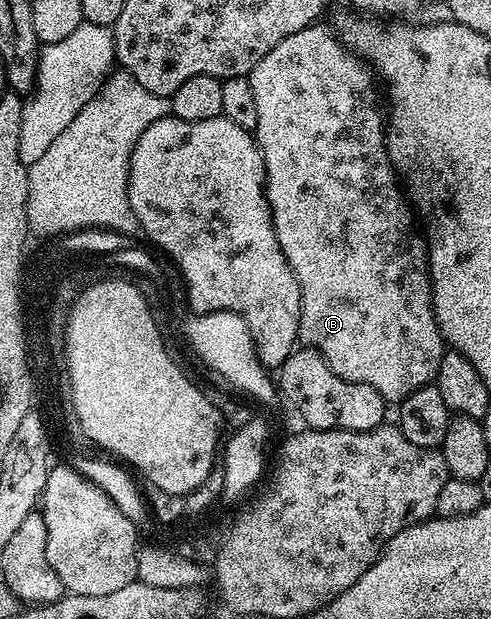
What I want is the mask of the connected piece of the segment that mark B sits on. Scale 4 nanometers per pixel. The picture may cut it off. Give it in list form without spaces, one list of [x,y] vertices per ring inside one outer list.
[[[315,22],[304,30],[296,30],[296,34],[288,34],[284,42],[277,44],[273,50],[268,50],[268,54],[264,54],[260,62],[256,62],[248,77],[252,95],[256,98],[258,125],[253,135],[262,150],[266,167],[266,201],[274,214],[274,229],[276,240],[280,242],[280,250],[284,250],[284,258],[288,266],[292,266],[292,274],[296,274],[296,282],[300,282],[299,341],[305,347],[316,349],[340,378],[372,386],[372,390],[380,393],[382,399],[387,402],[400,402],[408,394],[437,381],[442,355],[448,351],[442,328],[434,317],[434,285],[428,240],[423,233],[422,236],[418,233],[418,228],[414,225],[415,209],[408,203],[407,193],[400,183],[398,173],[394,171],[394,162],[388,156],[384,104],[380,99],[379,85],[378,88],[374,85],[375,73],[363,57],[347,48],[339,37],[337,40],[328,29],[321,28],[322,26],[321,23]]]

